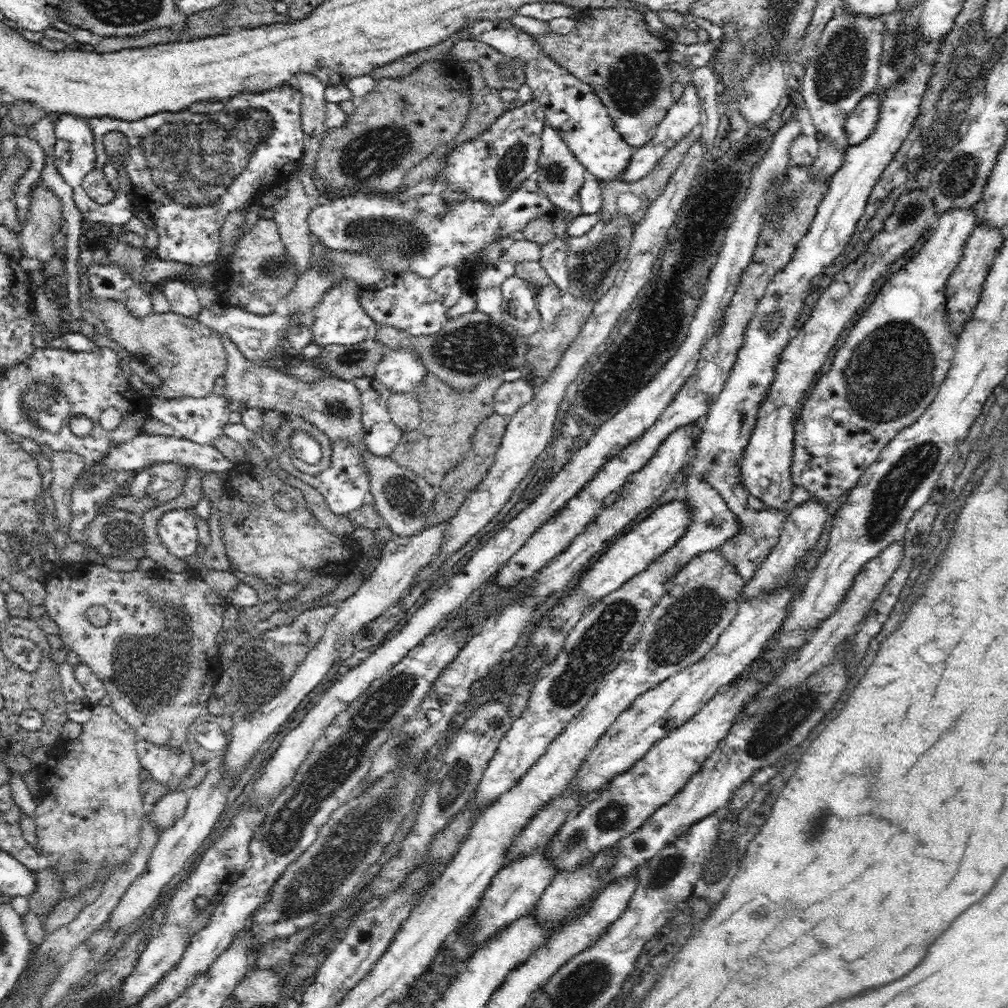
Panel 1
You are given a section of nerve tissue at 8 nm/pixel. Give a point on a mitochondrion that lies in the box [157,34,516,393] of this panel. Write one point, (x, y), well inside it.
(372, 154)

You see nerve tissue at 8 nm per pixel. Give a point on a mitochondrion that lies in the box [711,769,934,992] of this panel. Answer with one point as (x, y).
(818, 824)

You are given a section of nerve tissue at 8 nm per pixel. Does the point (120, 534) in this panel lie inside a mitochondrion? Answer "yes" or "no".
yes

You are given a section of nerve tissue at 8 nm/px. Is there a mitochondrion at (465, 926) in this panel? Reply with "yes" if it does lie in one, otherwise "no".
no

